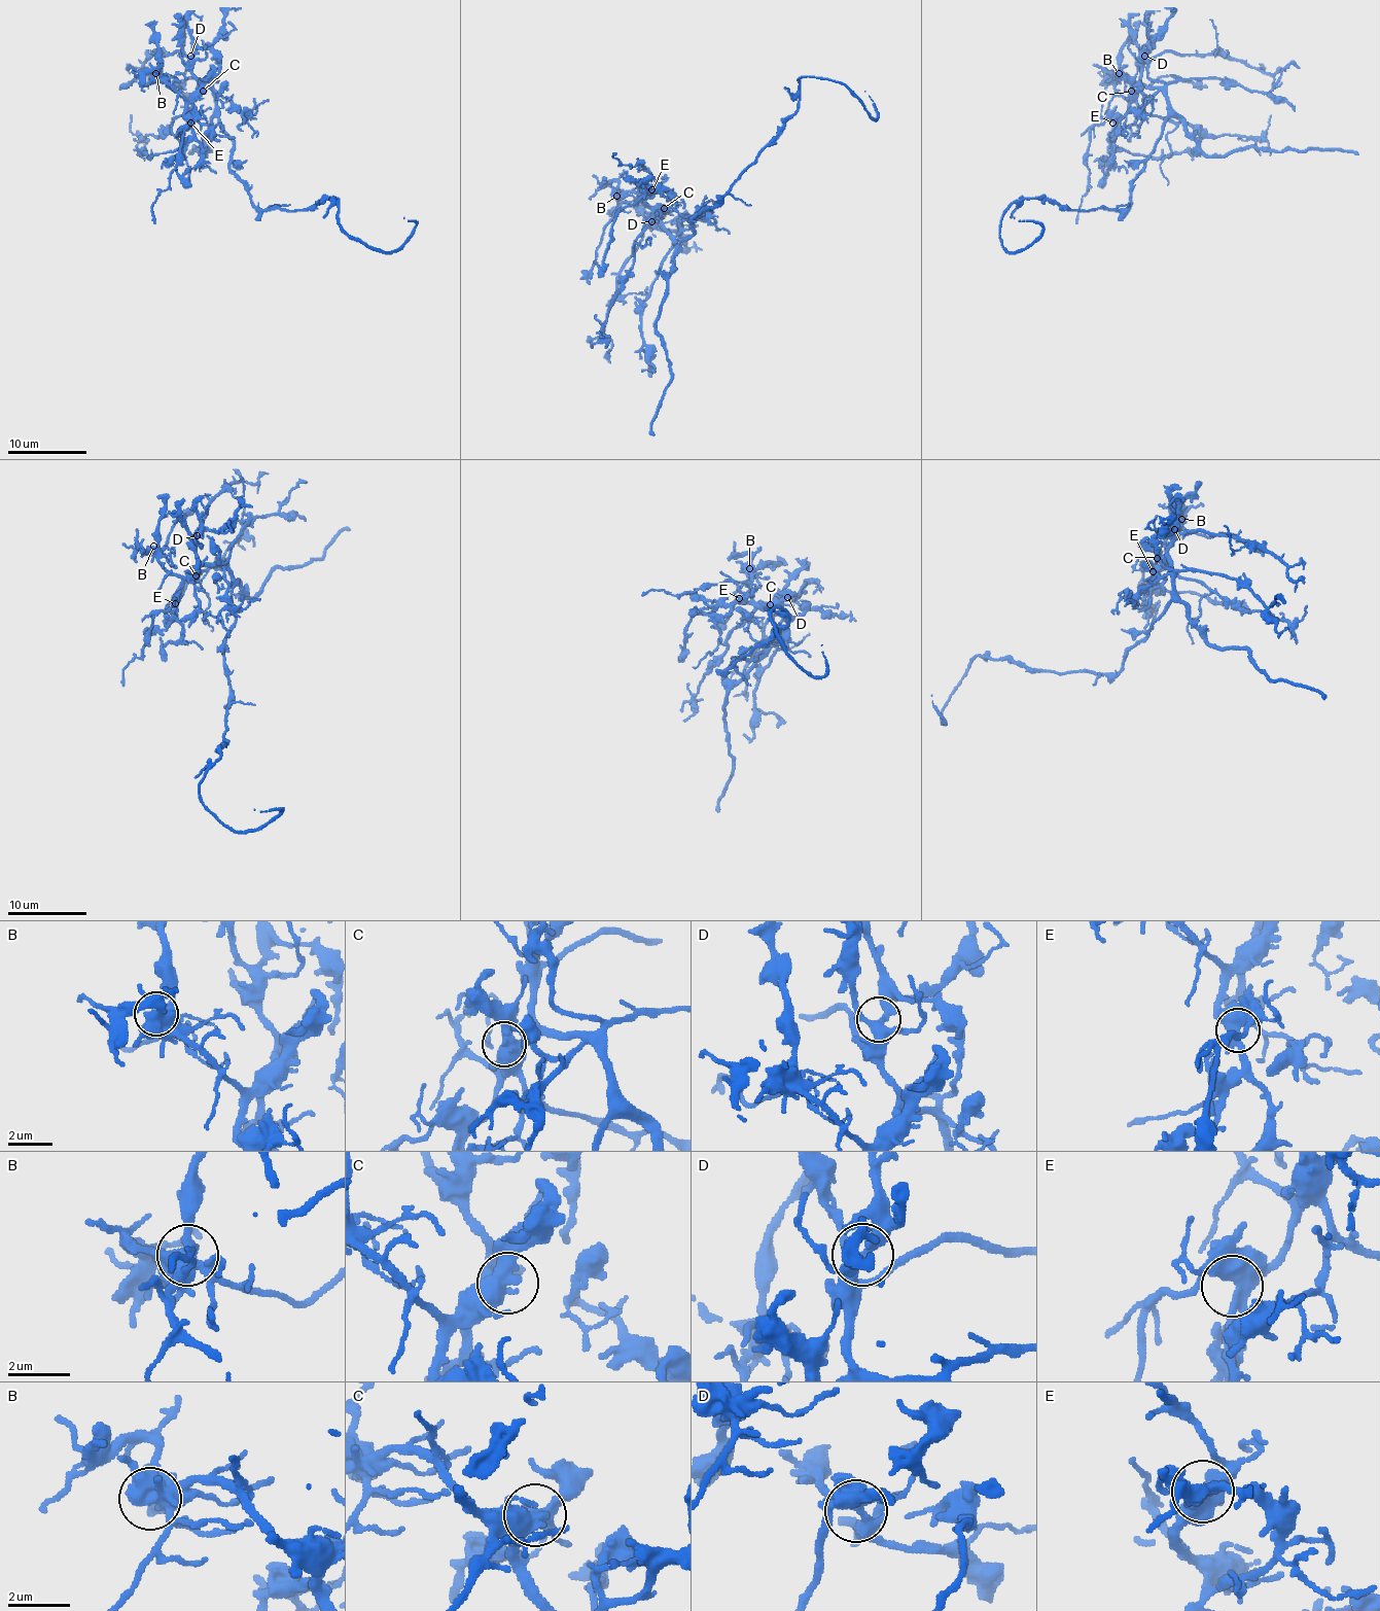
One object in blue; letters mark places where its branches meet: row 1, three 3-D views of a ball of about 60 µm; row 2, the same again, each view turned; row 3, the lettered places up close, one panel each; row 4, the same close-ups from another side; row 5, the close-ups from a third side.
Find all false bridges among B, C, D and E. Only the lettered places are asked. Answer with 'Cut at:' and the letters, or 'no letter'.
Cut at: no letter

